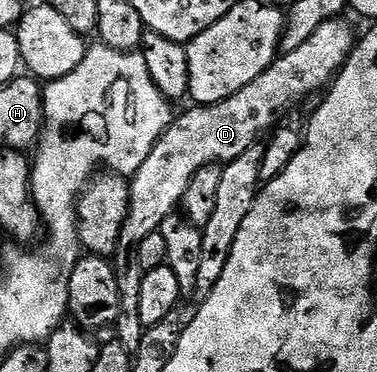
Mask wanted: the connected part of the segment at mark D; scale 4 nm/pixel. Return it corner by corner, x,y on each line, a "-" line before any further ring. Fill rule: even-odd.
340,17
325,21
325,25
316,29
313,37
309,37
309,41
304,41
298,49
284,50
271,67
265,69
257,81
245,85
241,93
233,93
233,97
220,103
196,104
180,118
174,118
165,134
150,150
141,169
131,177
129,213
118,239
113,265
121,293
120,316
115,324
116,338
132,355
137,351
145,330
140,321
143,271
133,265
134,253
141,241
159,230
164,220
174,214
183,200
189,181
200,169
215,163
226,165
241,157
245,149
256,146
259,138
263,134
266,136
276,126
275,118
278,115
285,114
290,107
297,106
310,95
318,96
334,80
347,64
347,58
357,42
357,34
345,20

